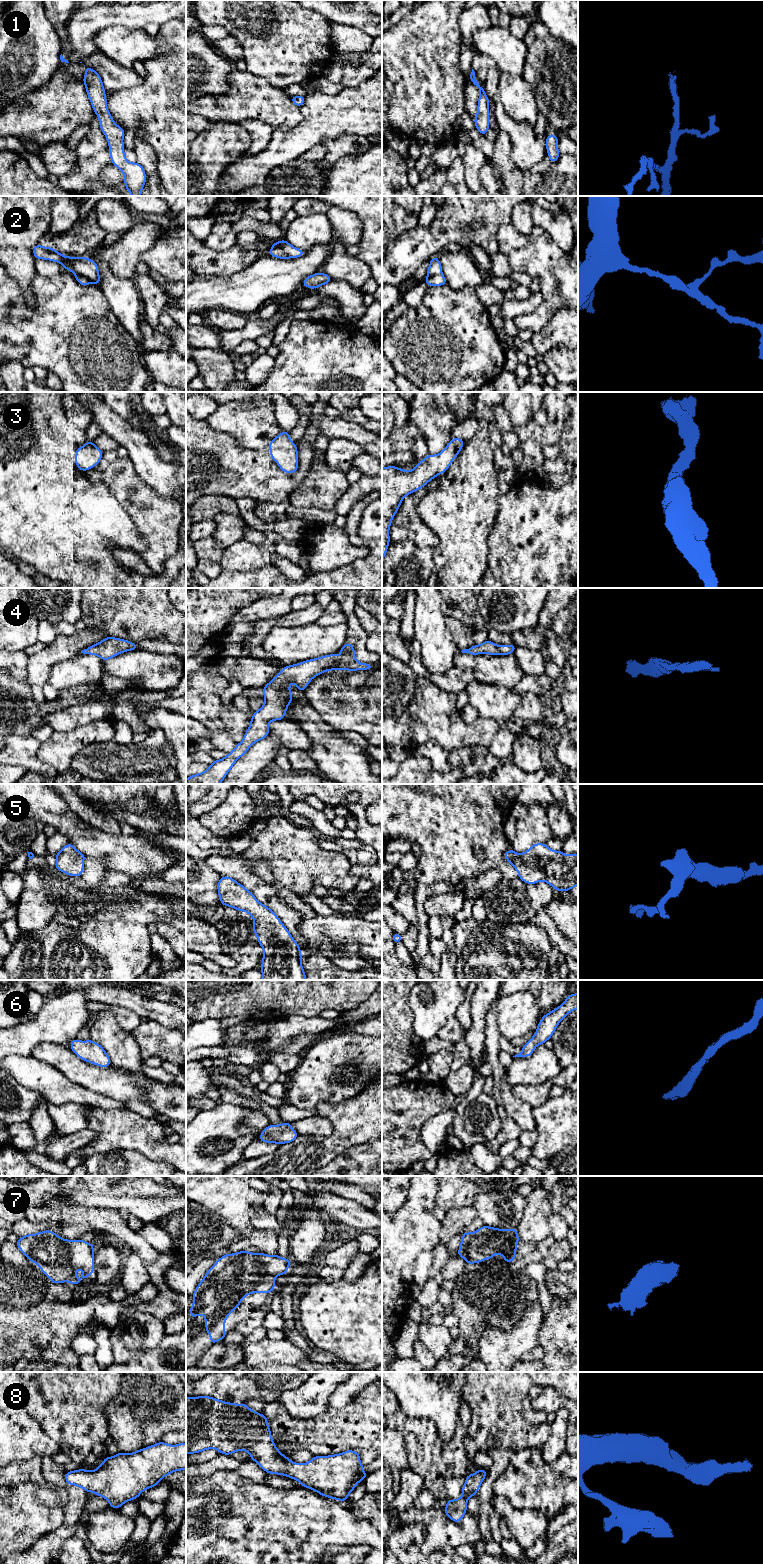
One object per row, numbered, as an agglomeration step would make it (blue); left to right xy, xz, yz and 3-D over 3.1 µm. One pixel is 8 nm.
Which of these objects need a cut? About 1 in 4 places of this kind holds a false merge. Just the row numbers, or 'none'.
2

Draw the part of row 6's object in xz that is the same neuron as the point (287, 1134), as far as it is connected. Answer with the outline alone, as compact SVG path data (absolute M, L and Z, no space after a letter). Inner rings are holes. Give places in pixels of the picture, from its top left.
M283 1122L280 1125L269 1125L262 1130L259 1141L269 1144L285 1144L293 1142L298 1133L291 1127L291 1123Z

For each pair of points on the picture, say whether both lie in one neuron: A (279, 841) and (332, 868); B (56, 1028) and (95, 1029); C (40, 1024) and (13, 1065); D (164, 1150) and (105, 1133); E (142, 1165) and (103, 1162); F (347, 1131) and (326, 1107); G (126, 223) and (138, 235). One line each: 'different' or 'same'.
A: same
B: different
C: different
D: same
E: same
F: same
G: different

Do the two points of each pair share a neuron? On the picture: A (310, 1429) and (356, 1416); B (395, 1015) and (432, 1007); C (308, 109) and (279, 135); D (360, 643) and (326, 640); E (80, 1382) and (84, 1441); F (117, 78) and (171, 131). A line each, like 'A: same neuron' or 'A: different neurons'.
A: same neuron
B: different neurons
C: same neuron
D: different neurons
E: same neuron
F: different neurons

